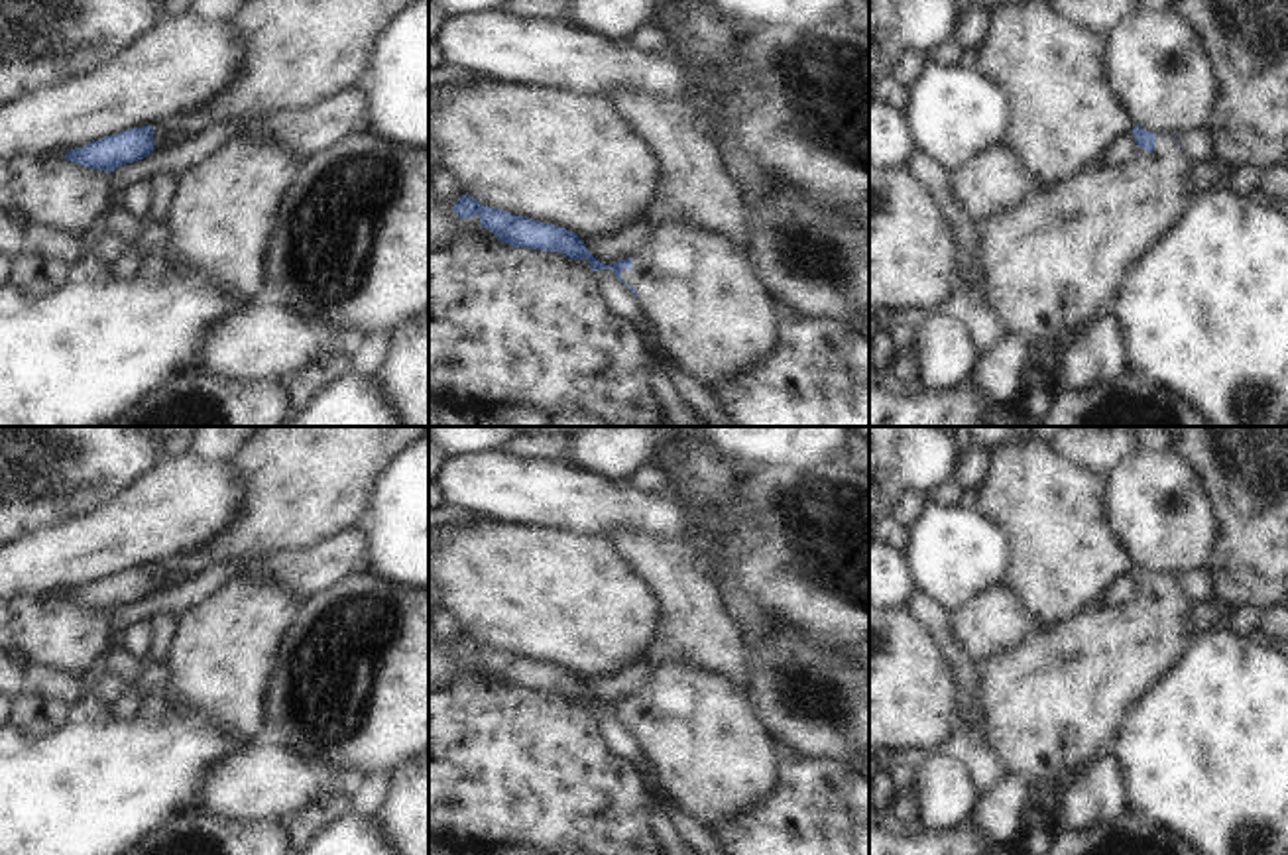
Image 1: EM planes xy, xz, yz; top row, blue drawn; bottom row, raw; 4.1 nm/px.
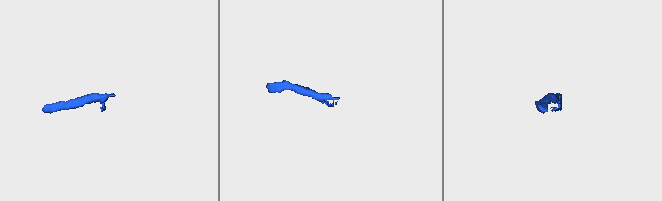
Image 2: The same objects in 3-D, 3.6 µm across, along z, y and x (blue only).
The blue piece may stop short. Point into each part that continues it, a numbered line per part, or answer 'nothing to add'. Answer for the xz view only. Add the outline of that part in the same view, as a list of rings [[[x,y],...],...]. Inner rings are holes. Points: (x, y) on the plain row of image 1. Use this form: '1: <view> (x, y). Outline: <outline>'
1: xz (712, 751). Outline: [[[692,664],[655,666],[649,684],[631,696],[631,710],[619,713],[655,767],[667,794],[712,829],[730,824],[781,786],[781,741],[759,715],[751,694],[726,676]]]

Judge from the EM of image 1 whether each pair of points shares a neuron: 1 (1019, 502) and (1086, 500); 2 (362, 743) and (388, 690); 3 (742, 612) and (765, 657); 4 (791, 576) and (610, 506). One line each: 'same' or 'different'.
1: same
2: same
3: same
4: same

